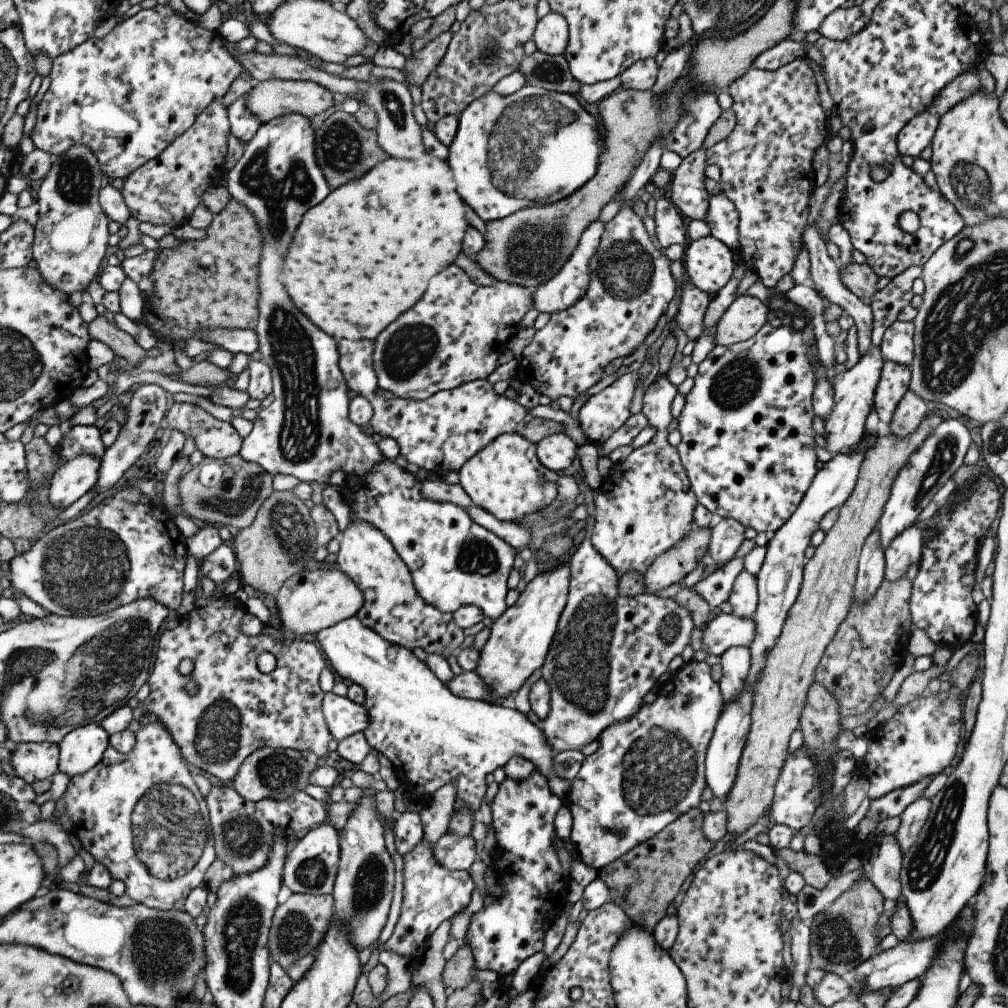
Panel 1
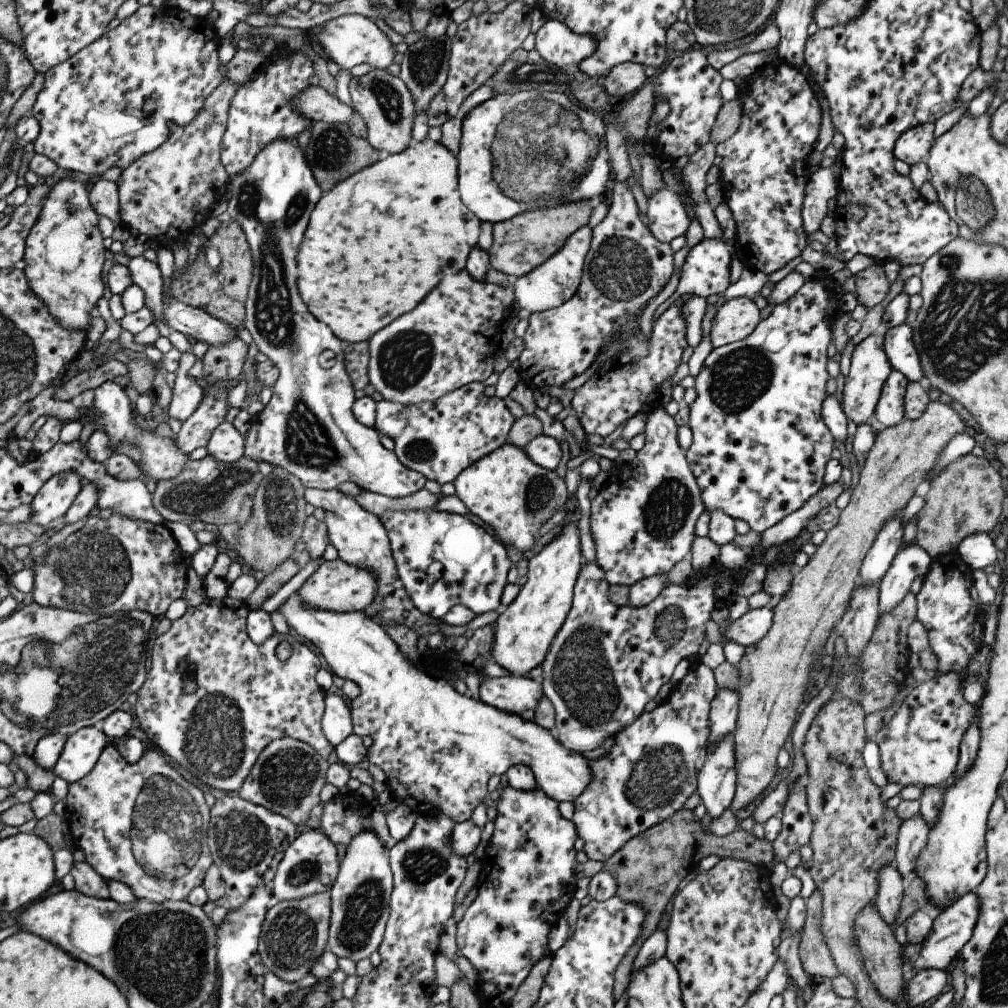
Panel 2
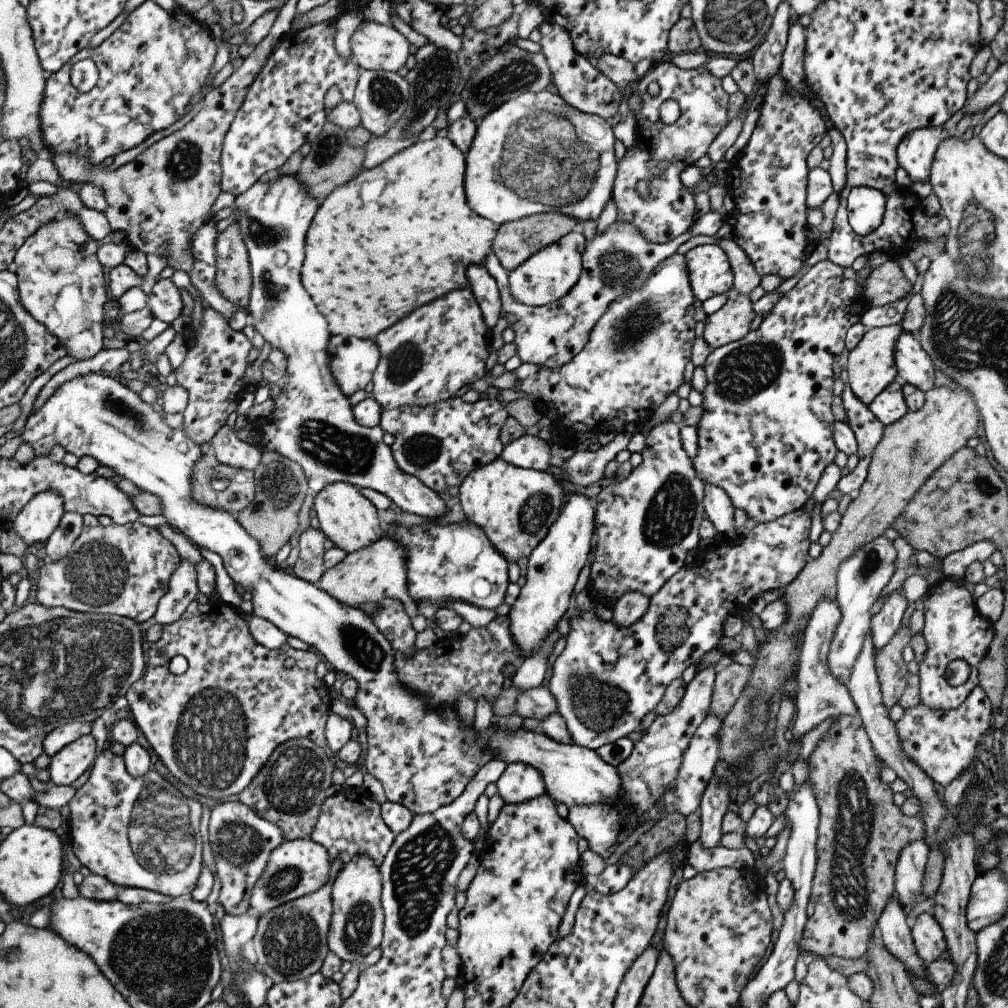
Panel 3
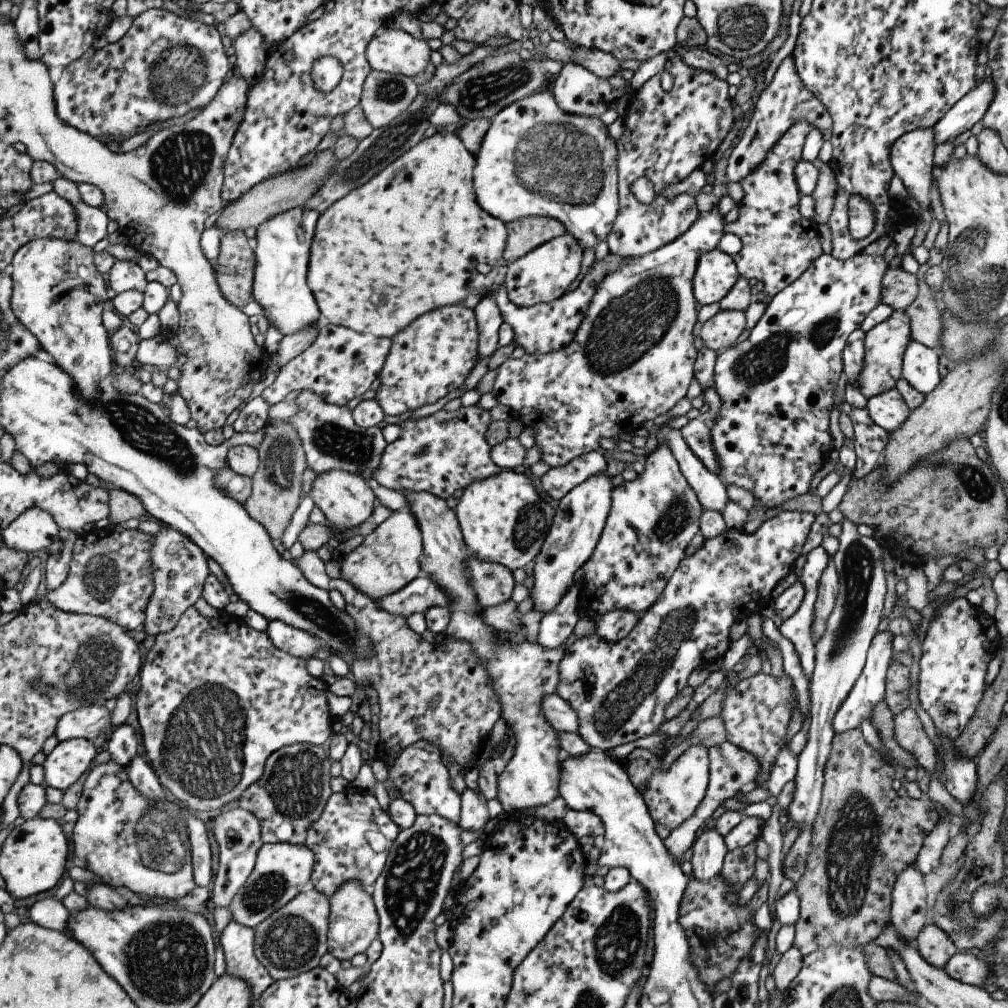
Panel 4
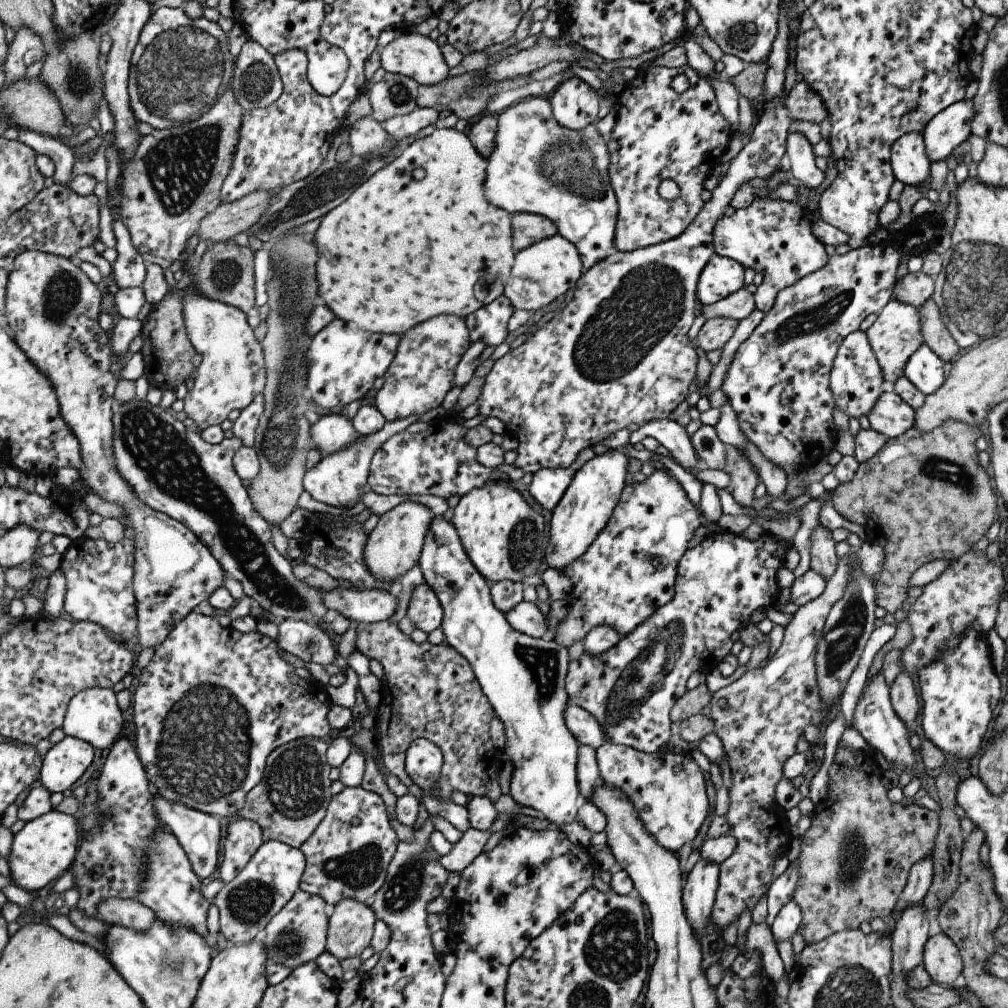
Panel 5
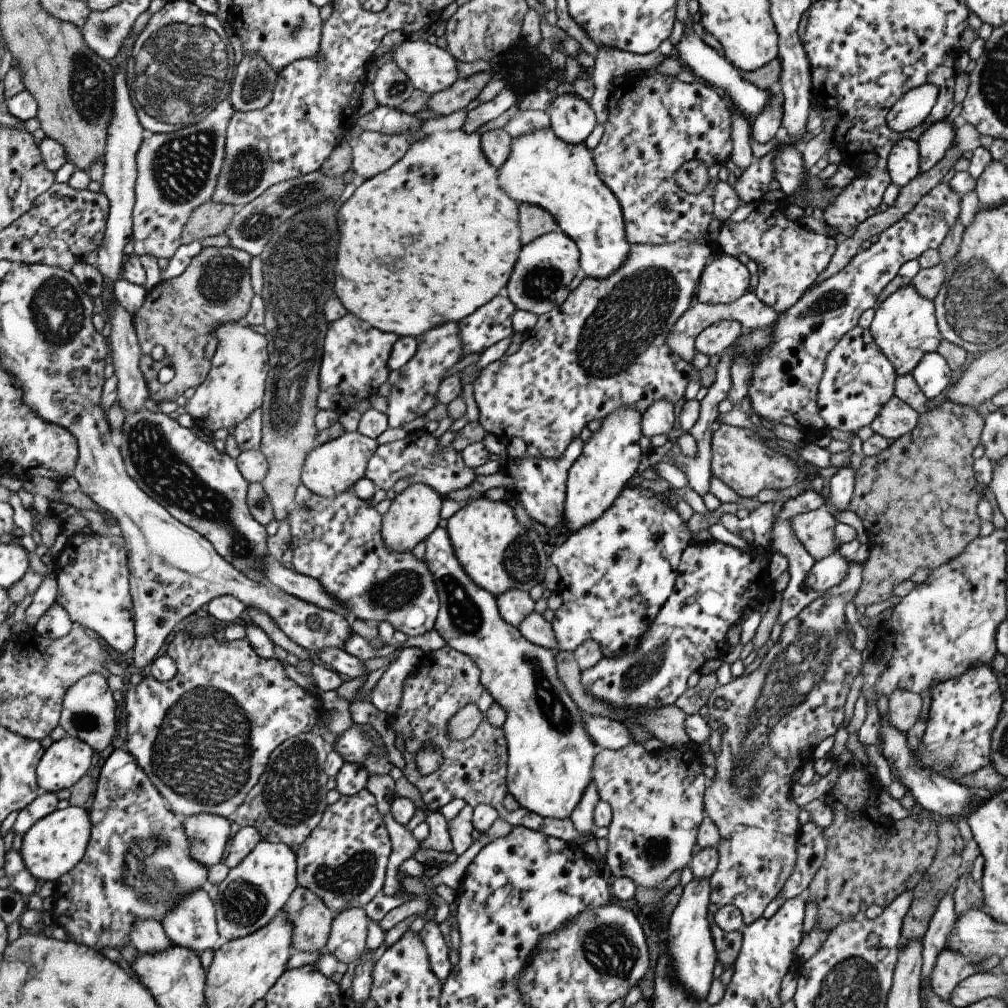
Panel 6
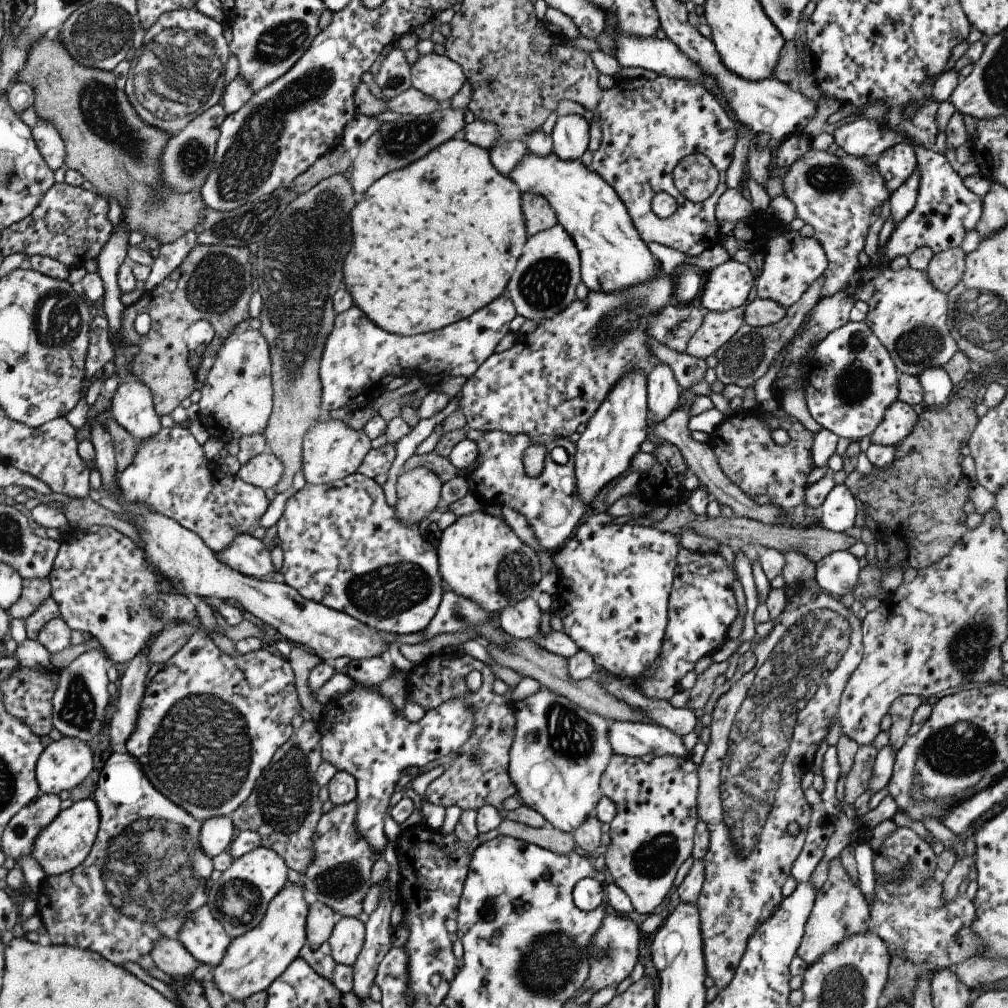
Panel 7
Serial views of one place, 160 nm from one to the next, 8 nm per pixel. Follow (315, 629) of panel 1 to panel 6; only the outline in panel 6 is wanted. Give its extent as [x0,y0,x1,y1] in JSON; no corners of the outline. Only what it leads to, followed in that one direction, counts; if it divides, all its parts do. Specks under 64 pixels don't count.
[381,482,442,552]

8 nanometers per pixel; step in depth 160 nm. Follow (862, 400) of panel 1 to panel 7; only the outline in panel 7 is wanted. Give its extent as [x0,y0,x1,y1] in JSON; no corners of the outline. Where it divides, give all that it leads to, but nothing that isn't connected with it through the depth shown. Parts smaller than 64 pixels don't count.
[863,265,958,377]

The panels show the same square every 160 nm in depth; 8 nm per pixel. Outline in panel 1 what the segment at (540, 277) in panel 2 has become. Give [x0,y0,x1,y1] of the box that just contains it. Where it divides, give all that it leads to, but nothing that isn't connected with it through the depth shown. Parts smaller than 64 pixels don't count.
[532,221,604,314]

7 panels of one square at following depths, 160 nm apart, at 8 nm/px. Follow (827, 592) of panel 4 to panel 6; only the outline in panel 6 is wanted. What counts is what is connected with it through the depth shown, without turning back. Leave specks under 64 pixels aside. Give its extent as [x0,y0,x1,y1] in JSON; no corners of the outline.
[786,506,836,562]

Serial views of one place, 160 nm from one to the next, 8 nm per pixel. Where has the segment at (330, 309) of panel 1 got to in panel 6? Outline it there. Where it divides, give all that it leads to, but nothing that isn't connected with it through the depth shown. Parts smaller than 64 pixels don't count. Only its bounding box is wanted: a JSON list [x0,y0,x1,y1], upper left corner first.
[333,79,594,339]

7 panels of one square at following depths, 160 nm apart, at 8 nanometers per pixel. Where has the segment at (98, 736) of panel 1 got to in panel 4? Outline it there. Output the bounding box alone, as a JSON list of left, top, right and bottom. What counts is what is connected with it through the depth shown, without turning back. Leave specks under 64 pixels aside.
[41,738,98,791]

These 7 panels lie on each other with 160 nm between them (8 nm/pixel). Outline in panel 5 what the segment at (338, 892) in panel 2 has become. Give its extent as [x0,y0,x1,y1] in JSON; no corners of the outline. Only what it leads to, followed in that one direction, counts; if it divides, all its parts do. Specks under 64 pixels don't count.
[324,898,376,961]

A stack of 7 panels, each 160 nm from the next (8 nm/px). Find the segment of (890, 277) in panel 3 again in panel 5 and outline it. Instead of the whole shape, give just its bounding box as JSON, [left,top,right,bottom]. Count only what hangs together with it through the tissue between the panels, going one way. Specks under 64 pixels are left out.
[893,273,934,307]

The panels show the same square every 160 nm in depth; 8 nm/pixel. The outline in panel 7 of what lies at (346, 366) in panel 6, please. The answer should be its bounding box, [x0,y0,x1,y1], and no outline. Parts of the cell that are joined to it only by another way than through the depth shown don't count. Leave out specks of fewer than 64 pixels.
[318,294,516,415]

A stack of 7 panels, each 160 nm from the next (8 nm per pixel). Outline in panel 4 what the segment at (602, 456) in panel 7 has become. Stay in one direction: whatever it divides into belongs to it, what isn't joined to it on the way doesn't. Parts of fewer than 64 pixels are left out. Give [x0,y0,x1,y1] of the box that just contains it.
[529,472,611,615]

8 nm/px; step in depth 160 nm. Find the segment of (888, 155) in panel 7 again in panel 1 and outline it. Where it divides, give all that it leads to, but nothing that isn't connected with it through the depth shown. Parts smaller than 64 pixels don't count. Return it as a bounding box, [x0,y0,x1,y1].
[896,111,938,159]

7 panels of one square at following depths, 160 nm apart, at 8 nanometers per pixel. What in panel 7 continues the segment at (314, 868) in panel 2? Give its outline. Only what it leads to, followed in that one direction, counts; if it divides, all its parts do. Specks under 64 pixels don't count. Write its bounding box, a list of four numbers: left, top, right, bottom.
[206,845,288,939]

